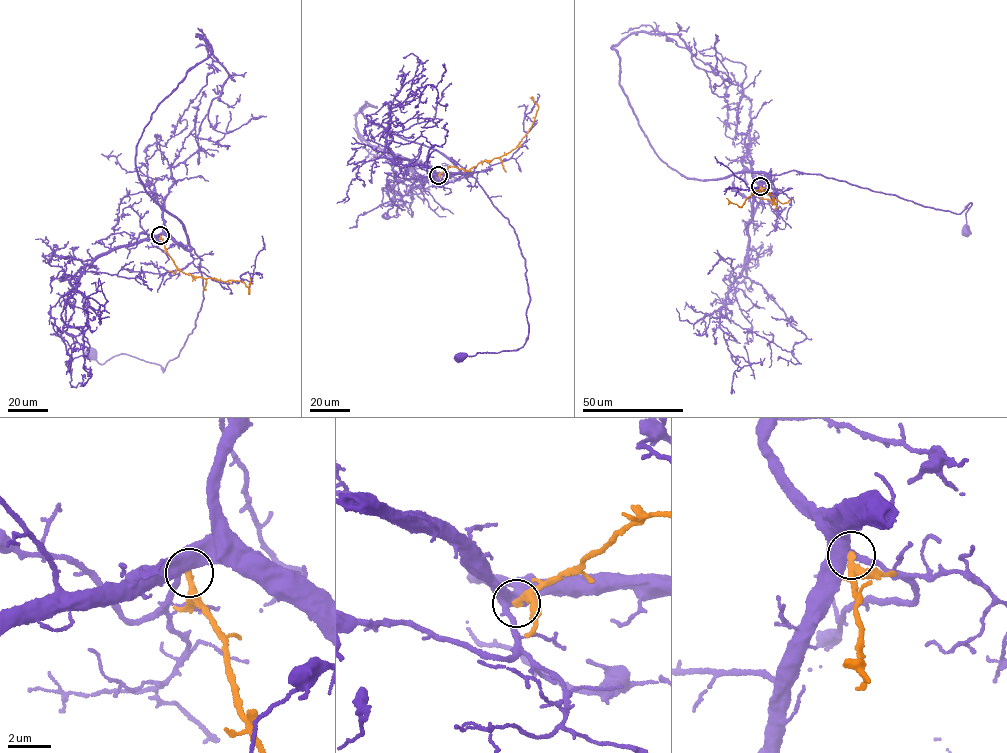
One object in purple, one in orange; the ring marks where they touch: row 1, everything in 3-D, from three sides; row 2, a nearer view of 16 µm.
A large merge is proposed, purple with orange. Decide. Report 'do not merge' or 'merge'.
do not merge

